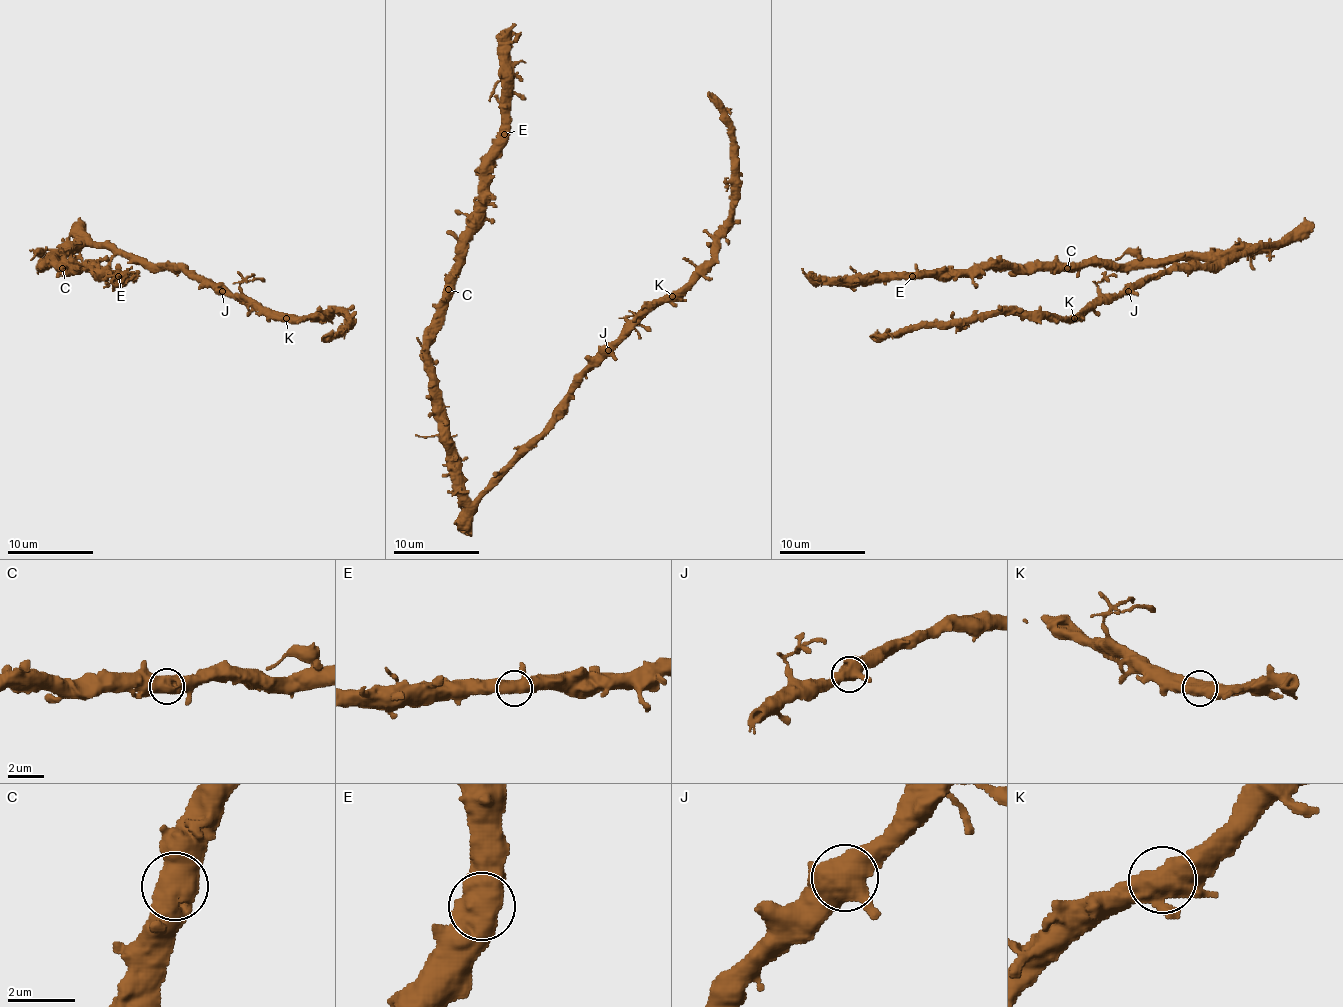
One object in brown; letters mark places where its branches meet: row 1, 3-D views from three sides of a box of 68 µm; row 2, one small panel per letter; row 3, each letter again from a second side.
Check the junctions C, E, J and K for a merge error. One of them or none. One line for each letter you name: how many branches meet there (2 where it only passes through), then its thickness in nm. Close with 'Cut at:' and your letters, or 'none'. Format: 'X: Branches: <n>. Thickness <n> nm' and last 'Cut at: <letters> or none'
Cut at: none

